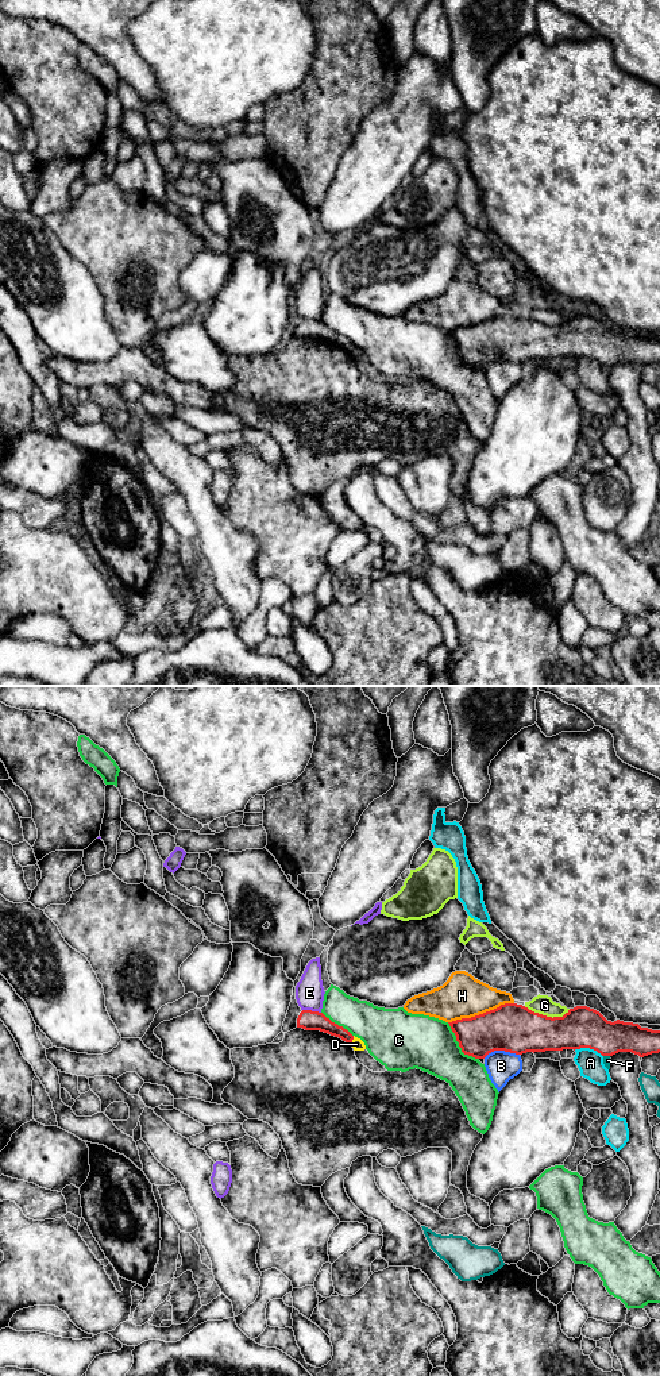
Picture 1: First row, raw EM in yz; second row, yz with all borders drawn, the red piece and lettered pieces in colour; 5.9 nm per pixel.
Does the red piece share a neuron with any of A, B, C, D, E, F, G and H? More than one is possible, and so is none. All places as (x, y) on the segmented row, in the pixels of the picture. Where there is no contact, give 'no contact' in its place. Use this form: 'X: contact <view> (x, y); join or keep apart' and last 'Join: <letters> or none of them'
A: contact yz (589, 1047); keep apart
B: contact yz (501, 1049); keep apart
C: contact yz (459, 1045); keep apart
D: contact yz (352, 1039); keep apart
E: contact yz (311, 1010); keep apart
F: contact yz (606, 1055); keep apart
G: contact yz (545, 1016); keep apart
H: contact yz (481, 1014); keep apart
Join: none of them

